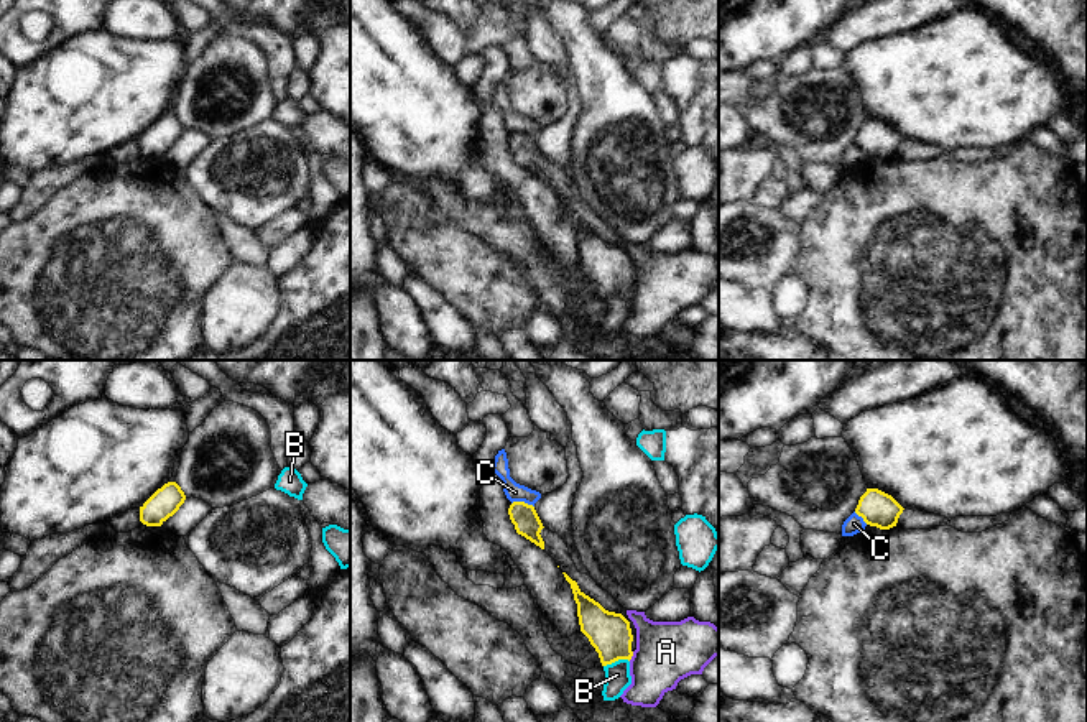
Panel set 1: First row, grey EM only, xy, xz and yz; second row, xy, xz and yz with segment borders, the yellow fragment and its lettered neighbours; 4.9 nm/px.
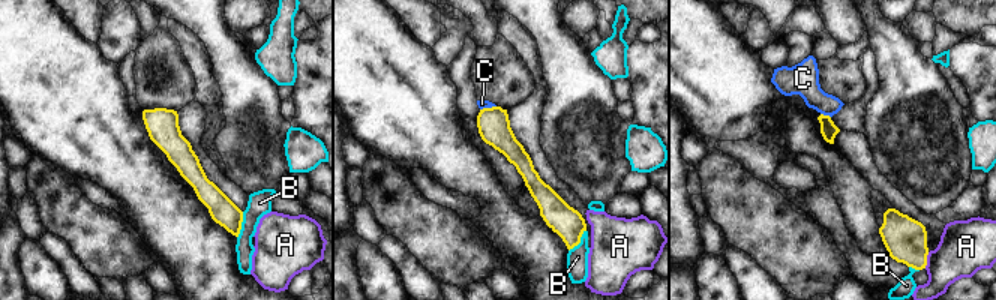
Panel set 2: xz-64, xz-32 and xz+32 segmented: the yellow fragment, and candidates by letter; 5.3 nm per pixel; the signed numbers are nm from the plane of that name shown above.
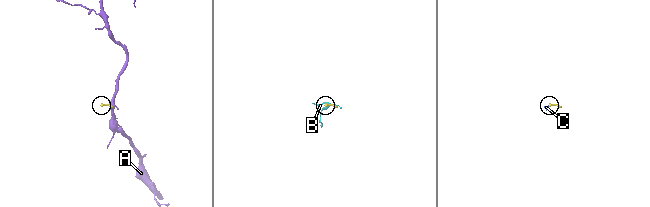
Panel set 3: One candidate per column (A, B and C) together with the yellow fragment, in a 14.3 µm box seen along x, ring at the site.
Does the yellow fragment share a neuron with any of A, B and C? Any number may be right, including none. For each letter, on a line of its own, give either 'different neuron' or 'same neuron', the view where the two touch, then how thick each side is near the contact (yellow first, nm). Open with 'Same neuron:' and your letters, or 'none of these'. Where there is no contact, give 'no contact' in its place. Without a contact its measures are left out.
Same neuron: none of these
A: different neuron; contact in xz; calibres 200 and 300 nm
B: different neuron; contact in xz; calibres 200 and 130 nm
C: different neuron; contact in xz; calibres 130 and 90 nm

